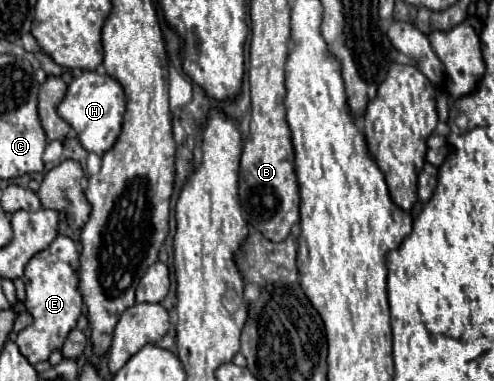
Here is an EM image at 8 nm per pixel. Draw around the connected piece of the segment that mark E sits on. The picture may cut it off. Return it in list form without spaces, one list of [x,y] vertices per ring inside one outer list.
[[[59,235],[47,249],[37,253],[29,265],[25,267],[25,287],[27,287],[27,301],[25,307],[33,315],[33,323],[19,331],[17,345],[25,359],[35,365],[45,361],[51,351],[59,349],[69,335],[69,331],[77,325],[77,317],[83,309],[83,299],[77,289],[79,285],[79,251],[73,239]]]

